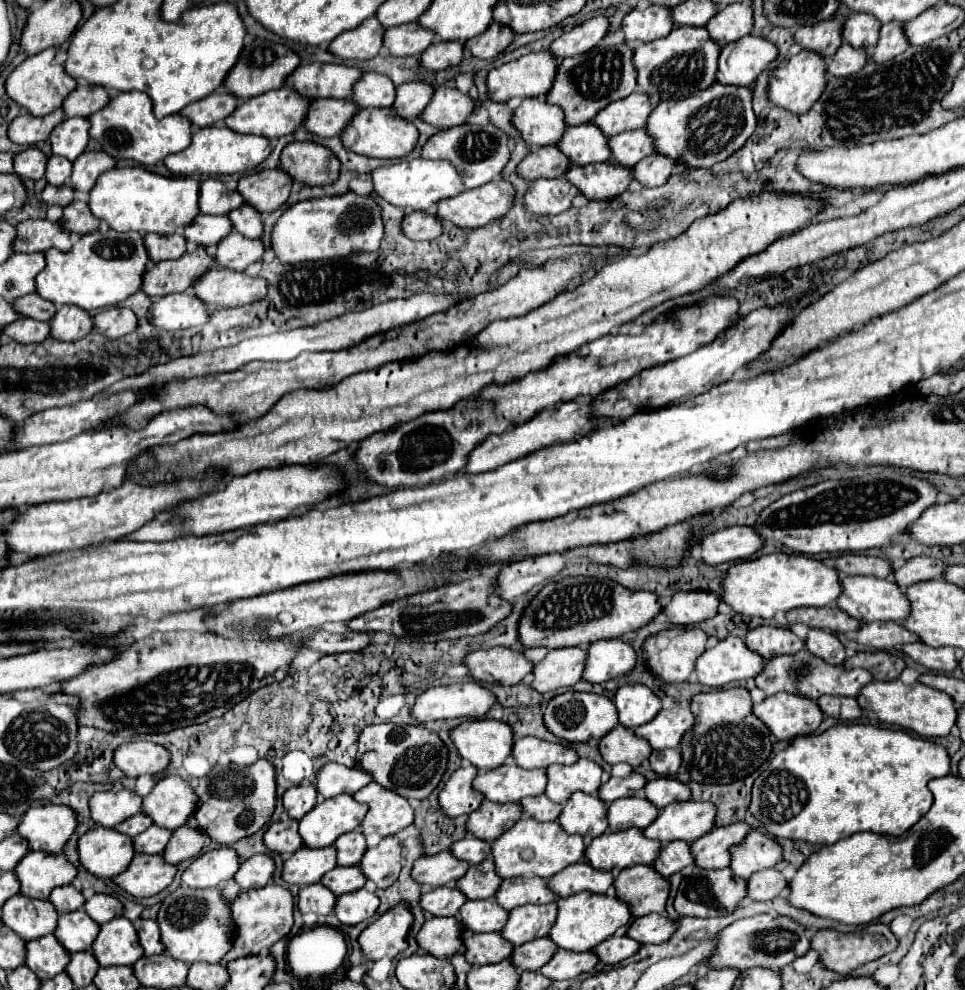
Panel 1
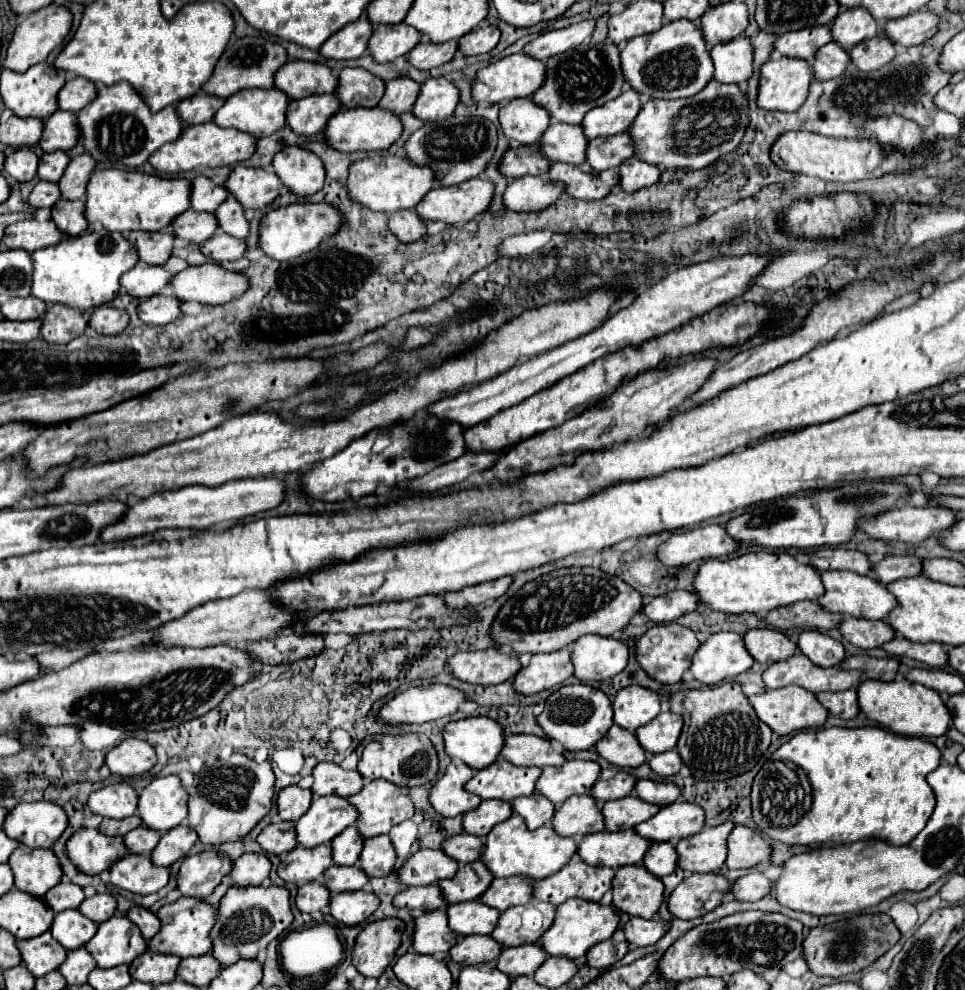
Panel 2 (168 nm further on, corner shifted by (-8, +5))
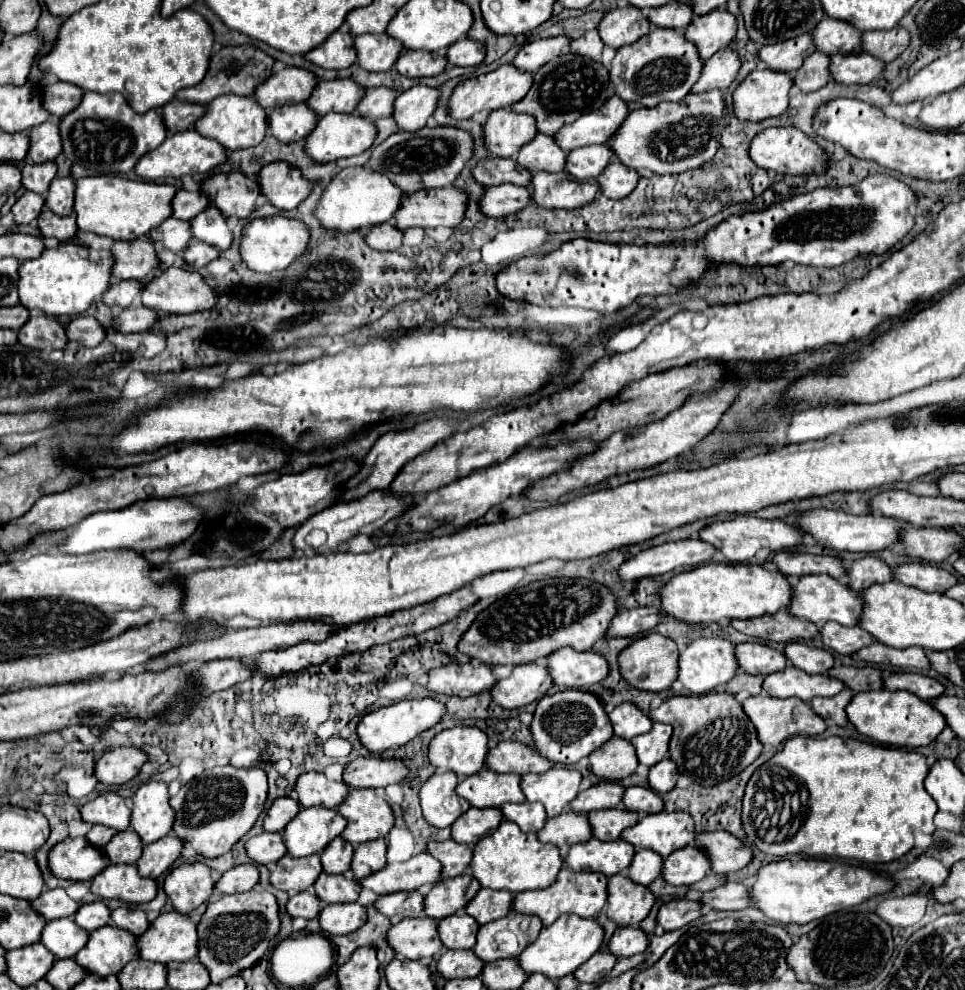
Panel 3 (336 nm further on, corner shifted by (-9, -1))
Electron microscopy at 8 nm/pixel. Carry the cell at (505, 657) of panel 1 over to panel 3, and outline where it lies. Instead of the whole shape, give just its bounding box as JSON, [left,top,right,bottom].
[426,663,498,697]

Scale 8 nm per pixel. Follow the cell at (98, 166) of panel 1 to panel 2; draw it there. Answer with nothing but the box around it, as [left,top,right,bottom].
[57,153,95,201]

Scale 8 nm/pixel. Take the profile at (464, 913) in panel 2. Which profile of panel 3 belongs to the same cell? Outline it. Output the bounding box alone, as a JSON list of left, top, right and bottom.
[438,913,478,949]

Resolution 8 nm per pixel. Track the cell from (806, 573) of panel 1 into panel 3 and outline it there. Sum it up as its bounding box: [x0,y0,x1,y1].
[660,563,790,623]

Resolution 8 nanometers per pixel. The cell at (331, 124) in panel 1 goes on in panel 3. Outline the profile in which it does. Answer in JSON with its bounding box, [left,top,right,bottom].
[268,103,318,143]

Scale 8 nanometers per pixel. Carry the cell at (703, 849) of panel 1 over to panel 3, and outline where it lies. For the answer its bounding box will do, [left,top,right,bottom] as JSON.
[662,845,710,885]

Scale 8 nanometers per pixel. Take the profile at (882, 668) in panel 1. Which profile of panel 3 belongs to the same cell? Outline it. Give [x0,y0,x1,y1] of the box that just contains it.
[828,665,884,693]

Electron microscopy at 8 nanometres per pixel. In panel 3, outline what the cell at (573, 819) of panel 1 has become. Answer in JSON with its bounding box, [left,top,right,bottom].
[538,809,592,851]

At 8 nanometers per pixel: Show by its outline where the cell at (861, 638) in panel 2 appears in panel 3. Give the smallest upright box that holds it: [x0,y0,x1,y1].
[820,621,876,655]

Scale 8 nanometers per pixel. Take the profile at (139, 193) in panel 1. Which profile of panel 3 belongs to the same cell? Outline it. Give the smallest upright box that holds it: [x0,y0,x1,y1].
[76,177,178,241]

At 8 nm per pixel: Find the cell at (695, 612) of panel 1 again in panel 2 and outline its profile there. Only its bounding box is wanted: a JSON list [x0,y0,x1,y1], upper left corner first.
[641,591,697,623]

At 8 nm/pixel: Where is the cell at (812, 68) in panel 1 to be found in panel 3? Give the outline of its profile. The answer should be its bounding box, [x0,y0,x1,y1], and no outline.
[734,69,794,121]

